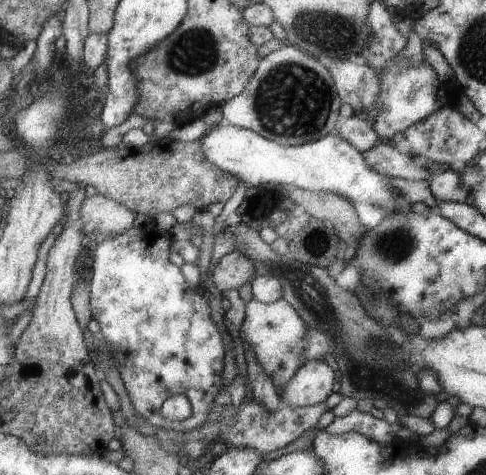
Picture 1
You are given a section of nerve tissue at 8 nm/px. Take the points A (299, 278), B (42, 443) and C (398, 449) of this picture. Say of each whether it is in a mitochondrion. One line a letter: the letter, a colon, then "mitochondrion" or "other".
A: mitochondrion
B: mitochondrion
C: other

